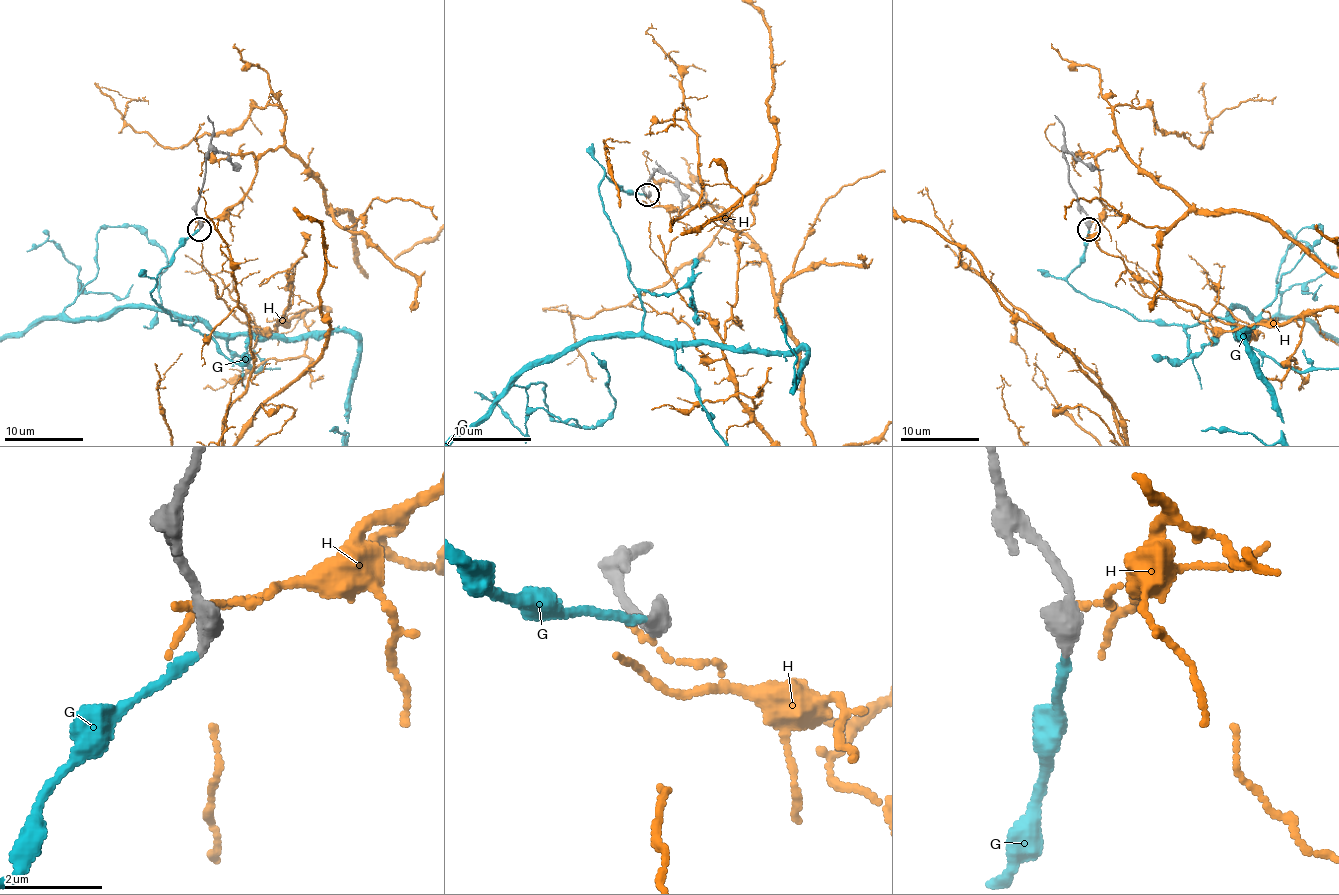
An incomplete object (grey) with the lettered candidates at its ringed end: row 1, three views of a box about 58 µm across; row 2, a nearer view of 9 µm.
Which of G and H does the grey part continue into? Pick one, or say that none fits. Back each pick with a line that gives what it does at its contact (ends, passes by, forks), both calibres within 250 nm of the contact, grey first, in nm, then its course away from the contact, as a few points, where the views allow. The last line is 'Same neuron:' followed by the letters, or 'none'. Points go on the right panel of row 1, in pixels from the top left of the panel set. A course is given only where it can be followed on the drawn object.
G: it ends | 400/160 nm
Same neuron: G

